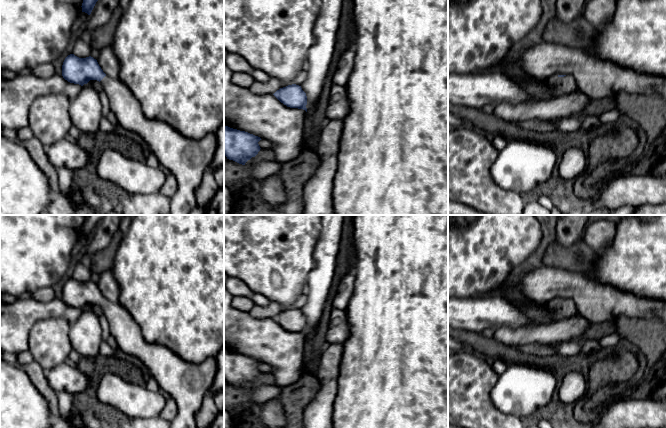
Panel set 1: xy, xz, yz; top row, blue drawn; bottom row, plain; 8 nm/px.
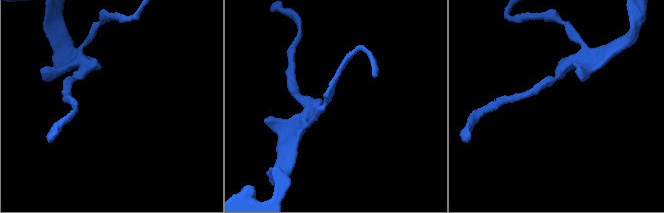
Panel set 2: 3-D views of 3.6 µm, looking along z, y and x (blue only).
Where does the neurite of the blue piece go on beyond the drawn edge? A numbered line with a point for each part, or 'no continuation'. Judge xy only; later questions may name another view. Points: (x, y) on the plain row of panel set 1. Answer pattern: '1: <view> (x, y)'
1: xy (187, 383)

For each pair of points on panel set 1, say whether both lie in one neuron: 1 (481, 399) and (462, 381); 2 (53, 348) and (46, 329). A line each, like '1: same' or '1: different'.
1: same
2: same

